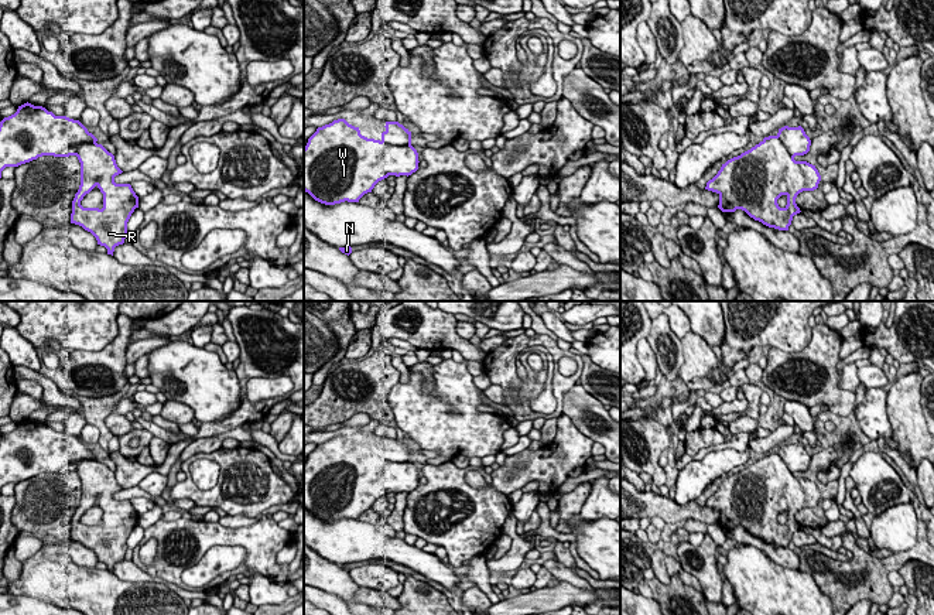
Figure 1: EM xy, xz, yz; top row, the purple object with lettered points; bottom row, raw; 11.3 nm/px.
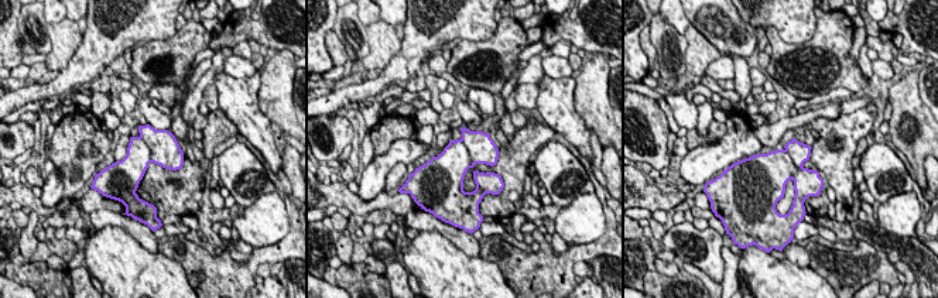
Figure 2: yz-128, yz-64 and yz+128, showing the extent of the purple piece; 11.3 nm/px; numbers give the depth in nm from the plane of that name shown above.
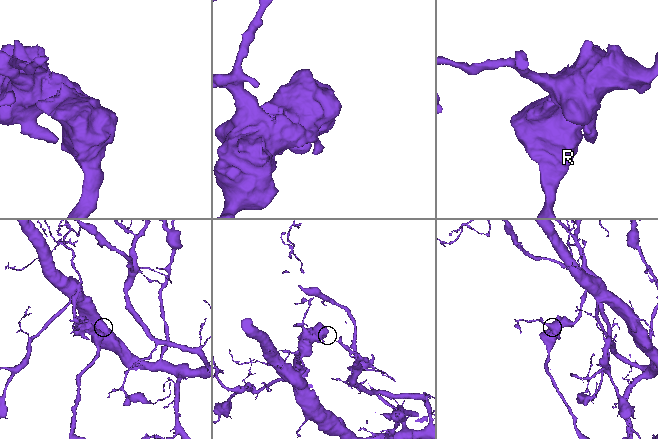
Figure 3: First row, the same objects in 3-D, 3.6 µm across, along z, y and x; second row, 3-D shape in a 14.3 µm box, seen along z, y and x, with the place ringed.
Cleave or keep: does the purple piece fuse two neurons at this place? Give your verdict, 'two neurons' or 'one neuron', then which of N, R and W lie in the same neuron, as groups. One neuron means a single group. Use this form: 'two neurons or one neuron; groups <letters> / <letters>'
one neuron; groups N R W

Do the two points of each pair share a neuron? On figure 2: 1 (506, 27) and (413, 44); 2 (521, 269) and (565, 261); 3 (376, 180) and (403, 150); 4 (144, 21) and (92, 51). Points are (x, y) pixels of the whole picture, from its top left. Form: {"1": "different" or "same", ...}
{"1": "different", "2": "same", "3": "same", "4": "same"}

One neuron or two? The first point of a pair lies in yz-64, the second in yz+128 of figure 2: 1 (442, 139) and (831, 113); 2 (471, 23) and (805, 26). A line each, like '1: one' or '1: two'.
1: one
2: one

